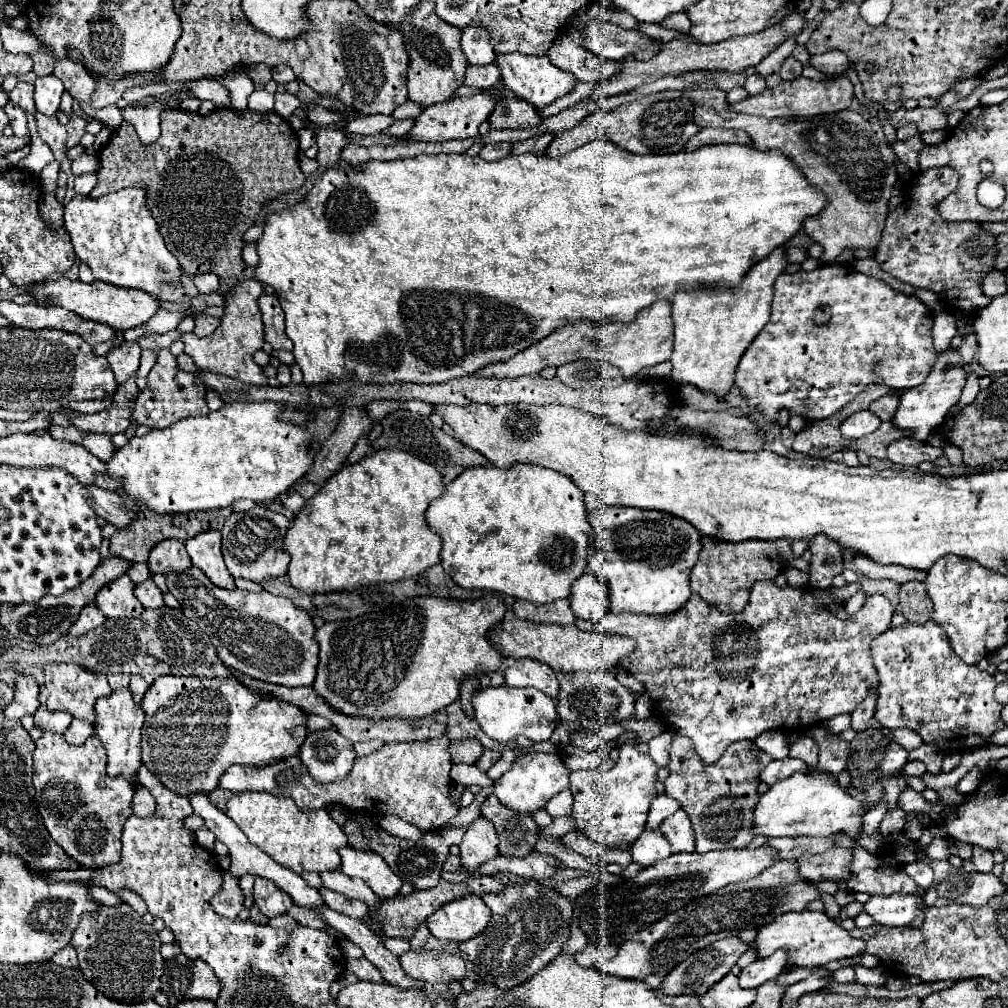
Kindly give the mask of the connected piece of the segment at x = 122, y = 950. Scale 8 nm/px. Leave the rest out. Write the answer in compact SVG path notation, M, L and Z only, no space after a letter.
M128 903L114 907L102 905L102 913L96 913L96 917L82 917L78 929L74 931L72 945L78 951L80 971L104 995L116 1001L138 1003L152 999L160 989L160 975L164 965L160 955L162 943L152 925L140 921L140 915Z

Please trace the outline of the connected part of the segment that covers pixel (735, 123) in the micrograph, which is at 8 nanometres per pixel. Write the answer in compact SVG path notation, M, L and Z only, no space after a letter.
M684 89L694 103L694 123L698 127L726 127L742 129L750 135L754 149L776 149L794 161L804 177L818 187L828 205L822 213L806 217L804 231L824 247L822 261L834 261L842 249L876 247L884 221L888 215L888 199L896 185L894 151L884 137L872 129L872 123L856 111L838 111L816 117L790 117L790 119L764 119L746 113L730 111L726 93L720 89Z

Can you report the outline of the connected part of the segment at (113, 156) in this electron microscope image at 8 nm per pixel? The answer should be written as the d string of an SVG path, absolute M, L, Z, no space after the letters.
M164 109L160 115L162 135L150 145L142 145L132 123L124 121L108 139L108 143L98 151L100 169L96 171L98 183L90 197L98 199L106 193L120 191L130 181L132 187L142 187L146 191L146 203L152 217L158 223L160 235L166 247L178 259L186 275L216 273L218 277L238 277L244 267L226 267L242 263L242 235L252 227L256 213L262 205L280 193L286 193L304 183L304 173L298 167L298 137L286 119L276 111L232 111L216 109L210 115L190 113L184 109Z

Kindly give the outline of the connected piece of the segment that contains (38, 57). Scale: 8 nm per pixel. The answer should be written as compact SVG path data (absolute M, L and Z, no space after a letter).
M36 53L36 55L32 55L32 59L34 59L34 67L32 67L32 71L36 73L36 75L50 75L52 73L52 69L54 69L54 57L50 57L48 53Z

